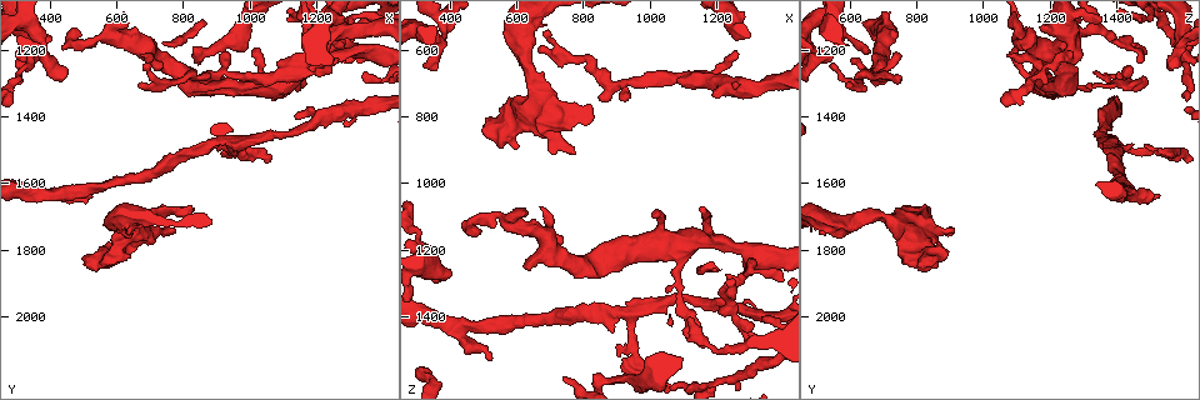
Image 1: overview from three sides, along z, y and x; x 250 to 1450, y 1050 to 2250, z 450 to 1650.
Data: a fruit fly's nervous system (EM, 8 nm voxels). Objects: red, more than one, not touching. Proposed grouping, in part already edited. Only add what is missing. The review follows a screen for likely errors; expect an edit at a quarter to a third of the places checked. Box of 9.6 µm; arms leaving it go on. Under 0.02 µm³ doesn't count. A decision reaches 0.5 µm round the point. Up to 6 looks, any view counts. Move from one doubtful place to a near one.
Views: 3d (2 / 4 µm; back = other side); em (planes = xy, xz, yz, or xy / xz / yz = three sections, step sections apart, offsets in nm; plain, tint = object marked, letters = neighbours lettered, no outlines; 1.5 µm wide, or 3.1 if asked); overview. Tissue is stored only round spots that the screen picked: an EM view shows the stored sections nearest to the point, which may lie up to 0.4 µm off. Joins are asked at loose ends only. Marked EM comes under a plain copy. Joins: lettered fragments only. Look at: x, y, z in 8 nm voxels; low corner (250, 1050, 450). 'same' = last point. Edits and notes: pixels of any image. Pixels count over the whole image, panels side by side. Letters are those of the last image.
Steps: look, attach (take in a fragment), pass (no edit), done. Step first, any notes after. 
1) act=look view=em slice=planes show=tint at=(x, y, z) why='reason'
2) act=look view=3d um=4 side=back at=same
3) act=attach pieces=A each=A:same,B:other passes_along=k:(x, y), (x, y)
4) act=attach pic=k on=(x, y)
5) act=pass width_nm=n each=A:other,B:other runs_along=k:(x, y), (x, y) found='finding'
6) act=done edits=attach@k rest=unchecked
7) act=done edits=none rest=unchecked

act=look view=em slice=planes show=letters at=(660, 1310, 600) why='free end'

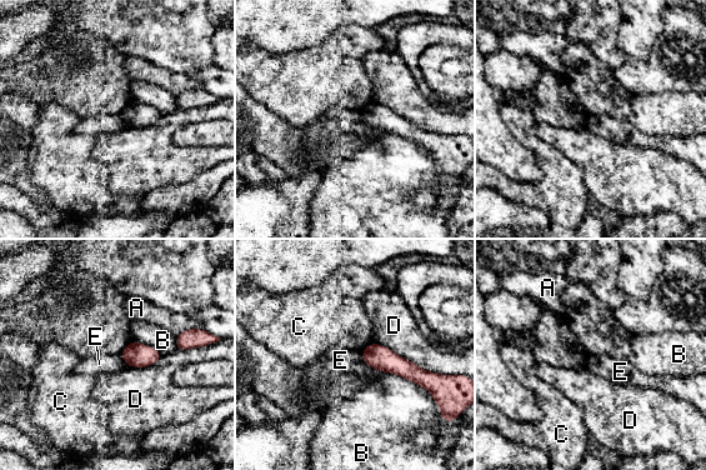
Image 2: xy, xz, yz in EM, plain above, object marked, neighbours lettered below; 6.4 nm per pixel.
act=pass each=A:other,B:other,C:other,D:other,E:other border=2:(360, 351), (371, 368), (382, 373) found='none of them fits'

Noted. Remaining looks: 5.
act=look view=3d um=2 at=(1270, 1230, 600) why='an open end'

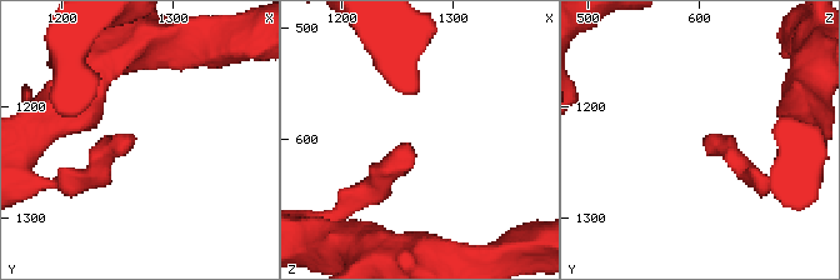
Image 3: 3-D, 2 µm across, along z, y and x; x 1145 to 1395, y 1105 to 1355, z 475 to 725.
act=look view=em slice=xz step=4 show=letters at=(1260, 1236, 604)

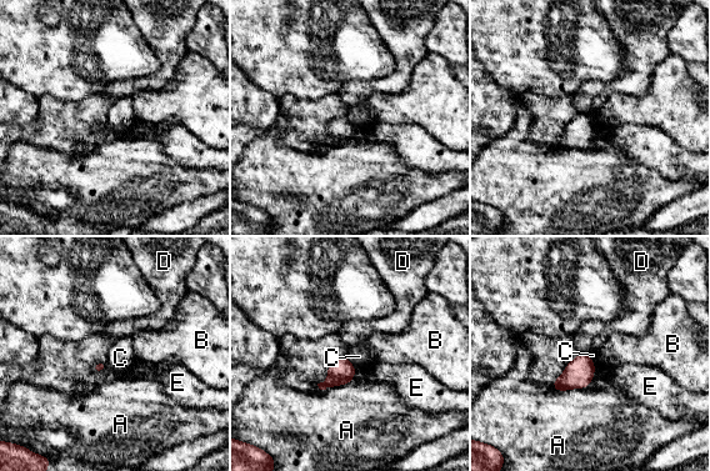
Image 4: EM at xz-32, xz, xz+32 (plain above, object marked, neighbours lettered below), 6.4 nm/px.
act=pass each=A:other,B:other,C:other,D:other,E:other border=4:(580, 352), (589, 355) found='no lettered fragment goes on from it'

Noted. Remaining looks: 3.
act=look view=em slice=planes show=tint at=(1160, 1280, 1490) why='an open end'

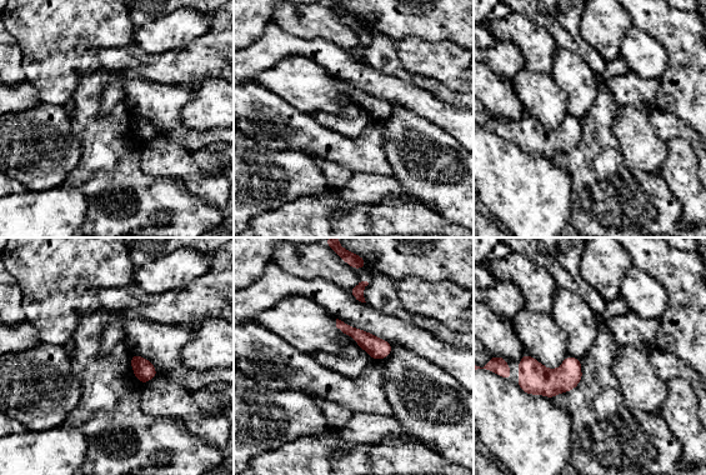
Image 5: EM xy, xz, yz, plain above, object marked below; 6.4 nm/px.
act=look view=em slice=planes show=letters at=same

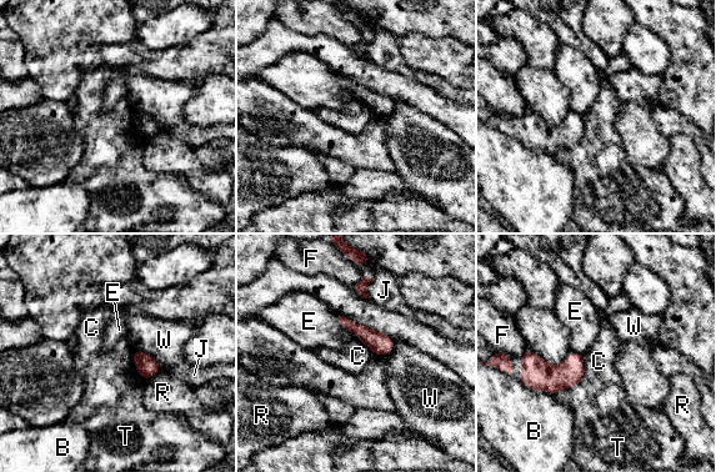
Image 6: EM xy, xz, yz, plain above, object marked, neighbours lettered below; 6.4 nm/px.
act=pass width_nm=140 each=B:other,C:other,E:other,F:other,J:other,R:other,T:other,W:other runs_along=6:(341, 320), (380, 345), (390, 346) found='none of them fits'

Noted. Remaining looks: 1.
act=done edits=none rest=unchecked

